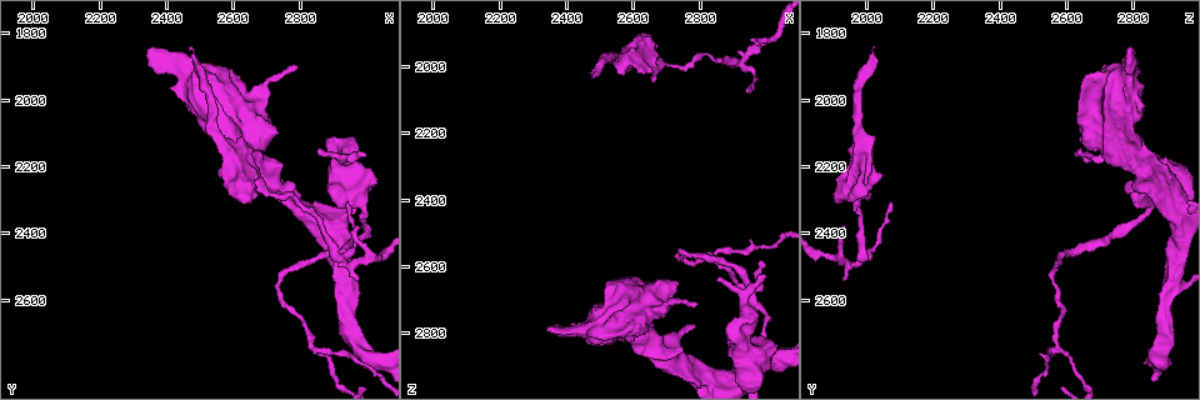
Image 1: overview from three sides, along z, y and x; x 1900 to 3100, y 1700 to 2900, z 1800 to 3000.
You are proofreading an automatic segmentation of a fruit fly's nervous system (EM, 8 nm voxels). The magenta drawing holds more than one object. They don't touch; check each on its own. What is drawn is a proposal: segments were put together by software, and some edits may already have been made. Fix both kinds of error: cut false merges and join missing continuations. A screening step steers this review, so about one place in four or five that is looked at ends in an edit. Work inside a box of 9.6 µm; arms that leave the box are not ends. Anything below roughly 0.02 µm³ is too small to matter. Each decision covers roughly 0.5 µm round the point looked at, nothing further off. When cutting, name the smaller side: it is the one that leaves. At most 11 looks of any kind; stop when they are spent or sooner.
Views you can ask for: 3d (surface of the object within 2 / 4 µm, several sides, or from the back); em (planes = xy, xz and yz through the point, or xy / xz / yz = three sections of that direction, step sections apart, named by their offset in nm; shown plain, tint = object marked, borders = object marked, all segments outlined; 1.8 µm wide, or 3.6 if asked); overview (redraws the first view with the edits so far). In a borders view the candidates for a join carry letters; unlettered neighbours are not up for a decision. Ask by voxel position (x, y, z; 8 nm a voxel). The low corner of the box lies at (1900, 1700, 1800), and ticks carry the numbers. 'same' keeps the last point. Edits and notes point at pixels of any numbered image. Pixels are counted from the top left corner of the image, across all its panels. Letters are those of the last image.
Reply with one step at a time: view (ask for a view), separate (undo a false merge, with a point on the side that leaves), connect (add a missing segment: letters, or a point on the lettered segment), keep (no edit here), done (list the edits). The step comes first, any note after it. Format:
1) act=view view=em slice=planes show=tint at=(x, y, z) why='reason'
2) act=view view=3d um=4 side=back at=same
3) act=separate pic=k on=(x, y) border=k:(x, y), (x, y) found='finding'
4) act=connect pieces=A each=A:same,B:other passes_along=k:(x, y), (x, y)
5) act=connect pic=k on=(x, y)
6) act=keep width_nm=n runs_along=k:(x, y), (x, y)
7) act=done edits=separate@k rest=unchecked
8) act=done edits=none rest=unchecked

act=view view=3d um=4 at=(2660, 2220, 2050) why='free end'

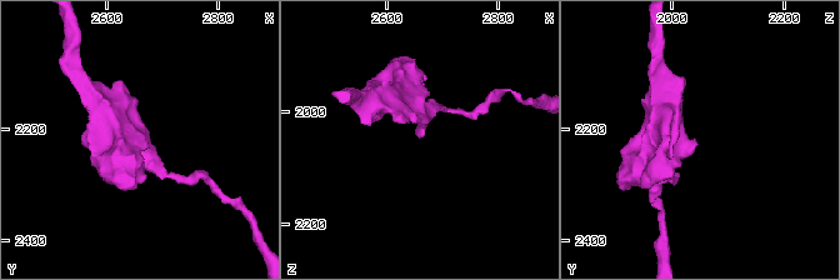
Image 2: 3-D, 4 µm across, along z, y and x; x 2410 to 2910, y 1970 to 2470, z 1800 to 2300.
act=view view=em um=3.6 slice=yz step=4 show=tint at=(2660, 2225, 2045)

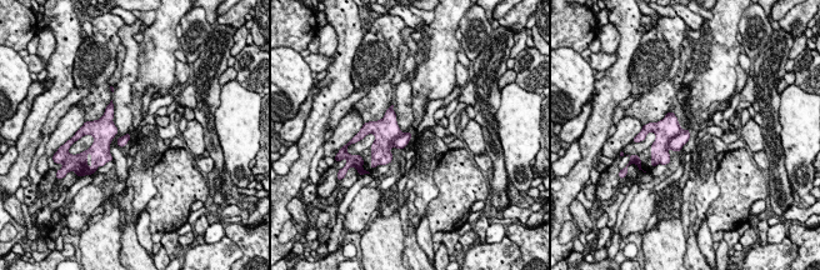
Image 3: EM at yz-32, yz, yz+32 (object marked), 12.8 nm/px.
act=view view=em um=3.6 slice=xz step=4 show=borders at=same why='cut it another way'

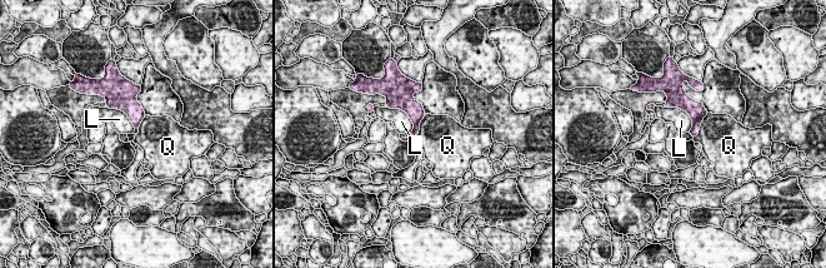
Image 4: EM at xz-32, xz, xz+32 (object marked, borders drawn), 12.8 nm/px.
act=separate pic=4 on=(694, 132) each=L:other,Q:other border=4:(704, 108), (704, 112), (692, 123) found='a second cell is stuck on'

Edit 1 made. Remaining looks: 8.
act=view view=em slice=planes show=borders at=(2350, 1850, 2790) why='branch stops here'

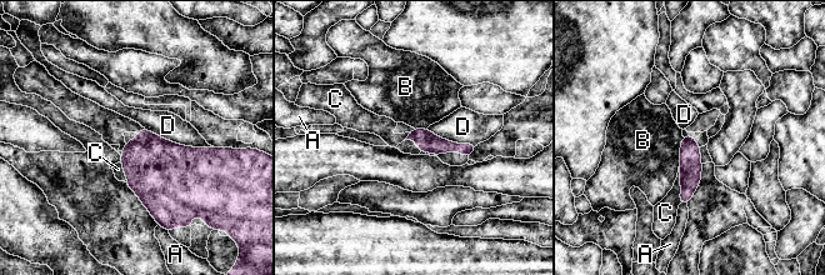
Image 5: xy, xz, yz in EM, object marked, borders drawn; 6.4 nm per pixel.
act=connect pieces=C longest_contact=D:460nm each=A:other,B:other,C:same,D:other found='the cell continues'

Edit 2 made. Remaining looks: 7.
act=view view=3d um=4 at=(2700, 2220, 2850) why='branch point'

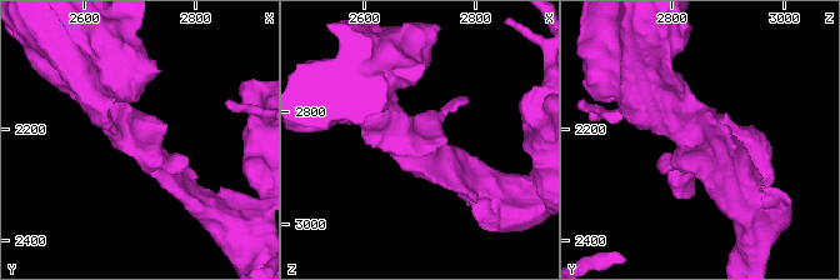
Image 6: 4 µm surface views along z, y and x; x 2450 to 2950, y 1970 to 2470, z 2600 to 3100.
act=view view=em slice=planes show=borders at=(2695, 2215, 2855) why='shape alone is not enough'

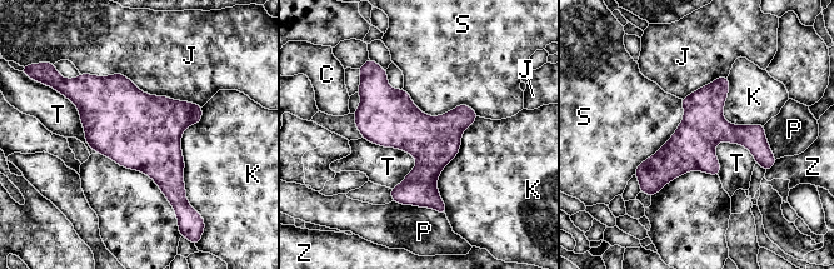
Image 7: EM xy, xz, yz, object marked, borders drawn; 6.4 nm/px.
act=keep each=C:other,J:other,K:other,P:other,S:other,T:other,Z:other border=7:(363, 137), (411, 154), (415, 167) found='one cell here'

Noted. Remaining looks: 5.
act=view view=3d um=4 side=back at=(2480, 1850, 2020) why='long arm stops here'

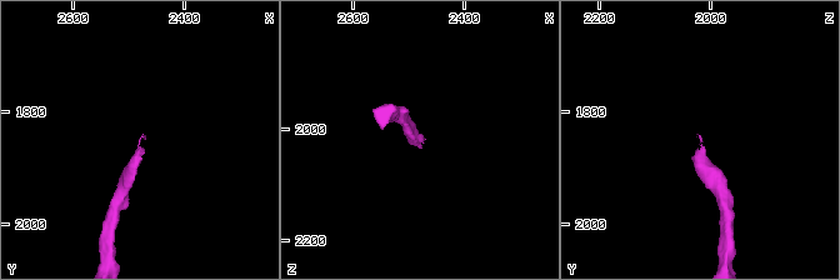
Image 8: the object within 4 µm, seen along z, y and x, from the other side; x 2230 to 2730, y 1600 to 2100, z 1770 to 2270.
act=view view=em slice=planes show=borders at=(2470, 1845, 2025)

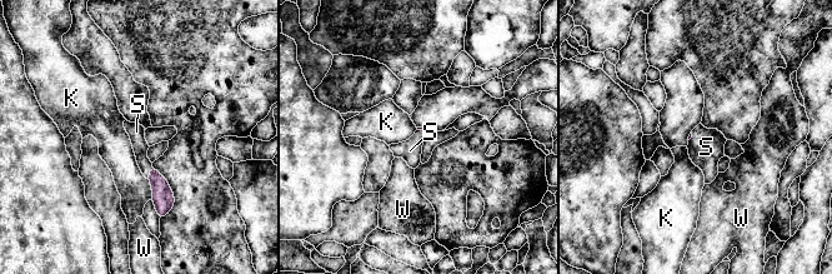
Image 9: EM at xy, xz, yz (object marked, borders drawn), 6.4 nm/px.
act=connect pieces=S longest_contact=K:140nm each=K:other,S:same,W:other found='the cell continues'

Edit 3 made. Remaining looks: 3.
act=done edits=separate@4,connect@5,connect@9 rest=unchecked

